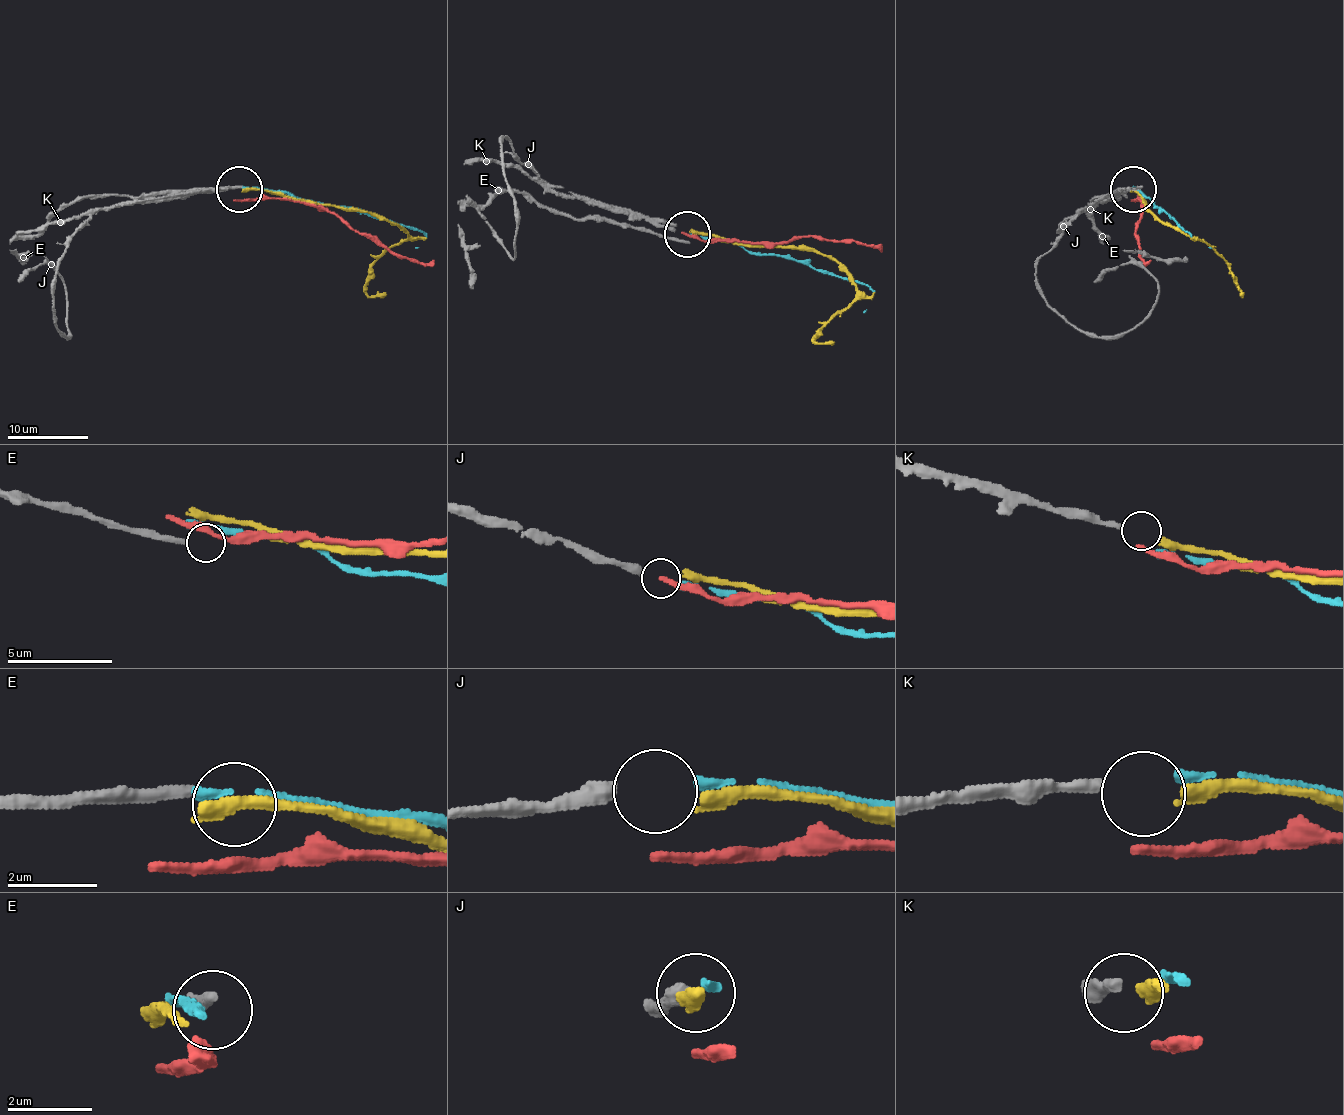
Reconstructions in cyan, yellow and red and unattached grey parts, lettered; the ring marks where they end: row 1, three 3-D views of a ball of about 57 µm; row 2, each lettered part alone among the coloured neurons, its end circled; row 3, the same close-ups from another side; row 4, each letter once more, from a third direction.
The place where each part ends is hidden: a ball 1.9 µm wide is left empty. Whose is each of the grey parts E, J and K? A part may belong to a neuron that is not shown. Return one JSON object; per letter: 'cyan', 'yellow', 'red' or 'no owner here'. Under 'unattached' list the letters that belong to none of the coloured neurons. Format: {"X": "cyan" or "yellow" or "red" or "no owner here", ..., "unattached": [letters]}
{"E": "no owner here", "J": "cyan", "K": "yellow", "unattached": ["E"]}

